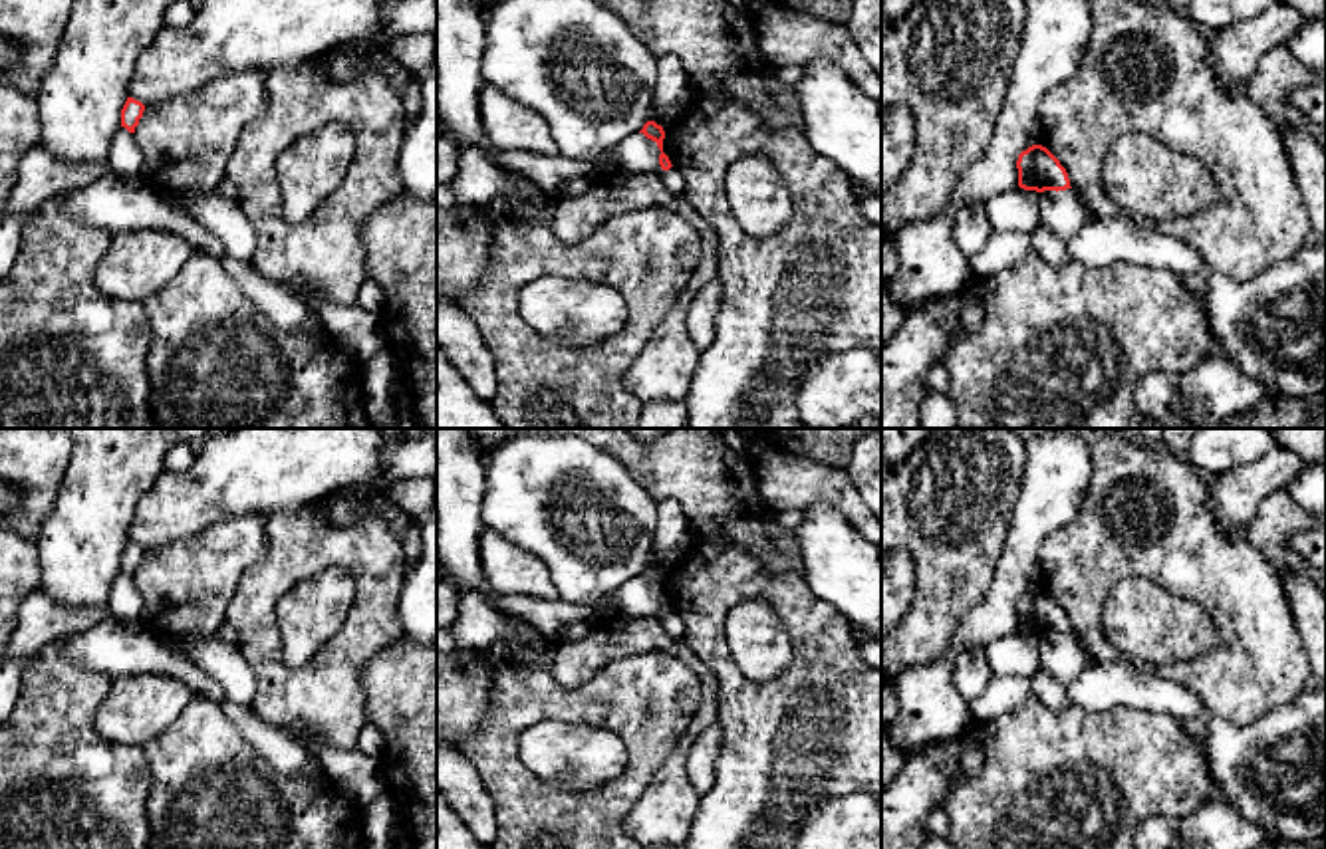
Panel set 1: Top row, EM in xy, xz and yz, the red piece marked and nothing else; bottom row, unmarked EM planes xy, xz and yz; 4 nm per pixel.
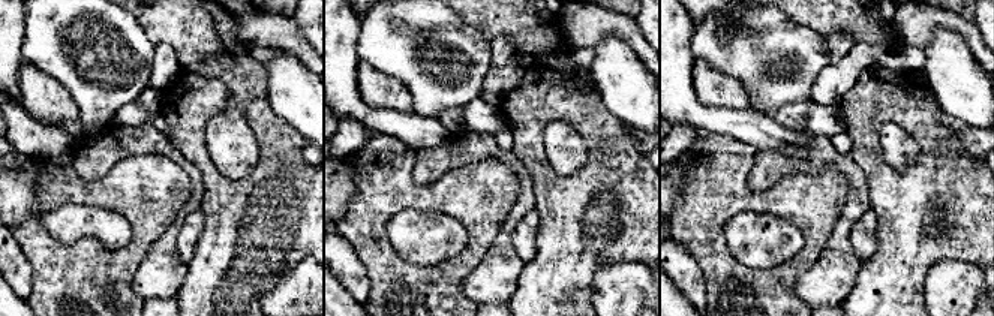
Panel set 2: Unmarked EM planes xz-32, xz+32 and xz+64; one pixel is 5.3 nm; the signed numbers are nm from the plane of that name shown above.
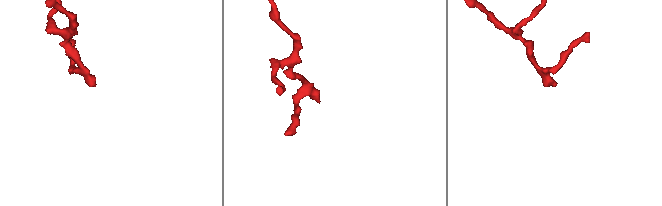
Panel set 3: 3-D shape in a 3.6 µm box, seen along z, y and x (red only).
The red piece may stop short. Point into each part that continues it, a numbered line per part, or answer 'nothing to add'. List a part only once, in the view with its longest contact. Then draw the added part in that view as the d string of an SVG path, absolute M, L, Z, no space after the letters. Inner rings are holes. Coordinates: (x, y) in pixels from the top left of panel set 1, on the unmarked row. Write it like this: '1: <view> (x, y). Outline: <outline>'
1: xz (671, 621). Outline: M671 611L669 615L665 615L661 621L663 621L665 631L667 631L673 639L683 641L683 637L685 637L685 627L683 627L683 623L681 623L681 619L679 619L679 615L677 615L675 611Z

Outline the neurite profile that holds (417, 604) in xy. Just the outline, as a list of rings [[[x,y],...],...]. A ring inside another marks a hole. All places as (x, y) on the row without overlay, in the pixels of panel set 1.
[[[437,496],[423,526],[423,555],[407,571],[397,601],[403,637],[421,645],[437,645]]]

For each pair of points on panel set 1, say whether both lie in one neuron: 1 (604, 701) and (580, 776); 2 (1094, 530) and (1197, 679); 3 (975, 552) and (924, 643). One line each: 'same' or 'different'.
1: different
2: same
3: same

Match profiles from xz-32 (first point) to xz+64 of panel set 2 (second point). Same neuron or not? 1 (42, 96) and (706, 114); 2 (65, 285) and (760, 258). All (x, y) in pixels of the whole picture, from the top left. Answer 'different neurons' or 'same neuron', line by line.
1: different neurons
2: different neurons

